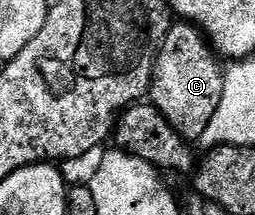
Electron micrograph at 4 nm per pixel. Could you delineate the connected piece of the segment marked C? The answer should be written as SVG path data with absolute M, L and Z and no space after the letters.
M176 21L169 28L152 68L149 102L165 116L165 120L188 142L202 139L217 104L223 95L224 71L219 70L220 59L211 49L206 34L193 22Z

